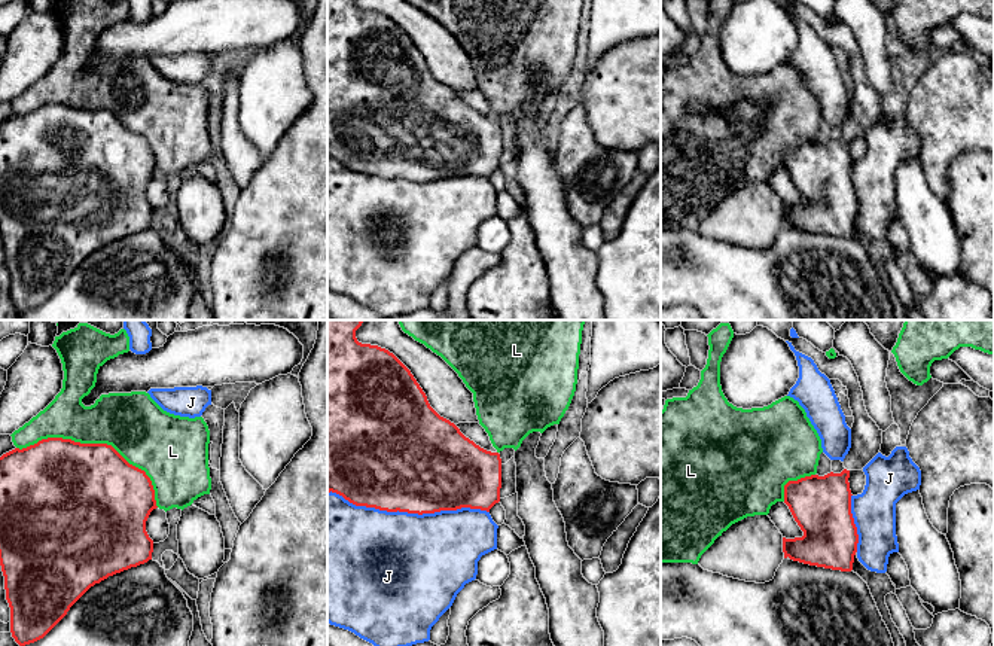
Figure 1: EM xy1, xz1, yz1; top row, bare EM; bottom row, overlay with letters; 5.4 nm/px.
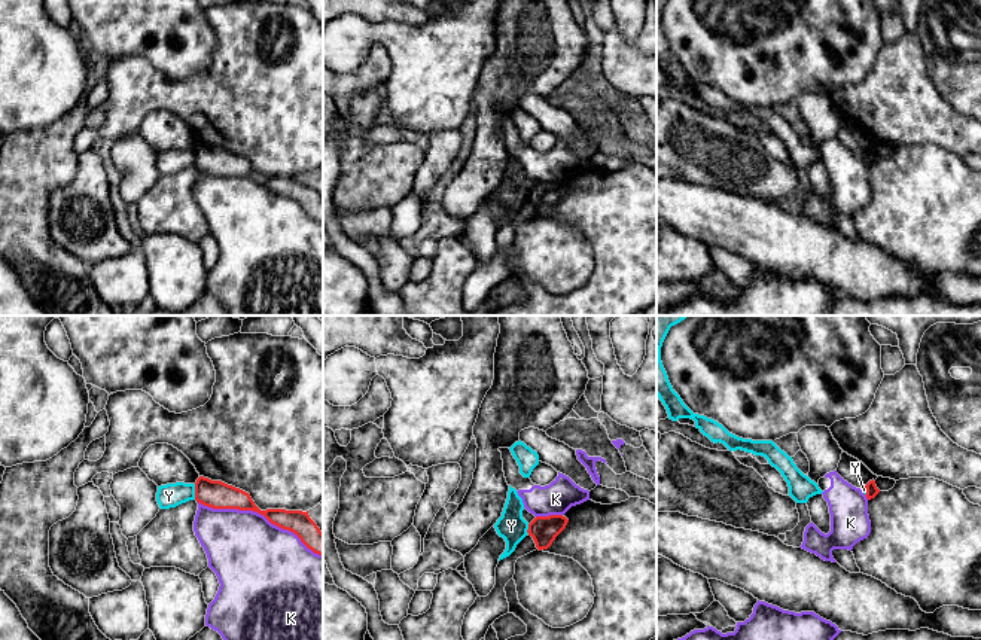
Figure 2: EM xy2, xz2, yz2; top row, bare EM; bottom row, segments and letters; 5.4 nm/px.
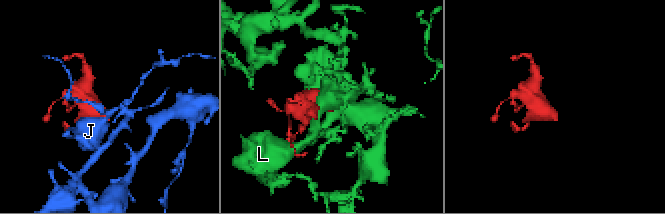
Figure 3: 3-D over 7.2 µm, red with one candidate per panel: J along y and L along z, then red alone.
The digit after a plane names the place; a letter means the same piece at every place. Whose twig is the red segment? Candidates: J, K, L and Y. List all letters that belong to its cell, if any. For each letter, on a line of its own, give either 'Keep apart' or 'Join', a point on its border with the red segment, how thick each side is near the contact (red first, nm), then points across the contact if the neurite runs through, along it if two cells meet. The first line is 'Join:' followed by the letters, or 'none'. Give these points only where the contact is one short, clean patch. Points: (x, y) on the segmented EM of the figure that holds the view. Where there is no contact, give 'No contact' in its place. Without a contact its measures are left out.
Join: none
J: Keep apart. Touches red at xz1 (408, 512). Thickness 500 nm (red) against 500 nm
K: Keep apart. Touches red at xy2 (259, 512). Thickness 150 nm (red) against 420 nm
L: Keep apart. Touches red at xy1 (98, 444). Thickness 500 nm (red) against 340 nm
Y: Keep apart. Touches red at xy2 (195, 491). Thickness 150 nm (red) against 130 nm

